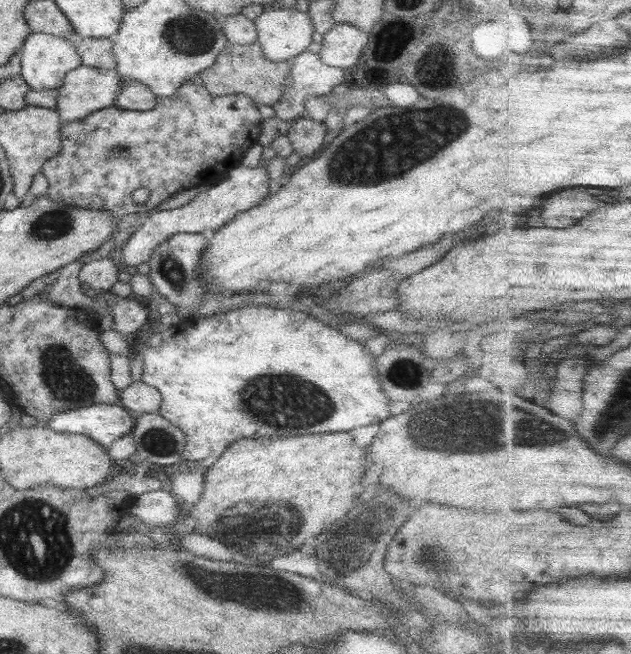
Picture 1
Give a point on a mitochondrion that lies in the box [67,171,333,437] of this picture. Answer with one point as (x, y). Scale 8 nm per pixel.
(170, 270)

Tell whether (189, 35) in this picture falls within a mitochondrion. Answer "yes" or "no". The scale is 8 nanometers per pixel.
yes

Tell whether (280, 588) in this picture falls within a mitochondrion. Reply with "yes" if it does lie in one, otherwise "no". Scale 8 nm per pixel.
no

